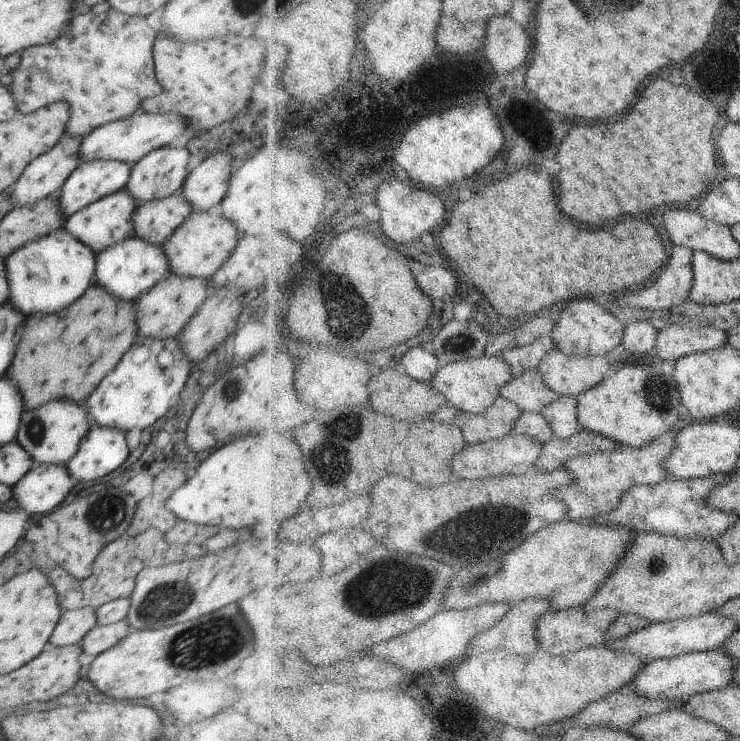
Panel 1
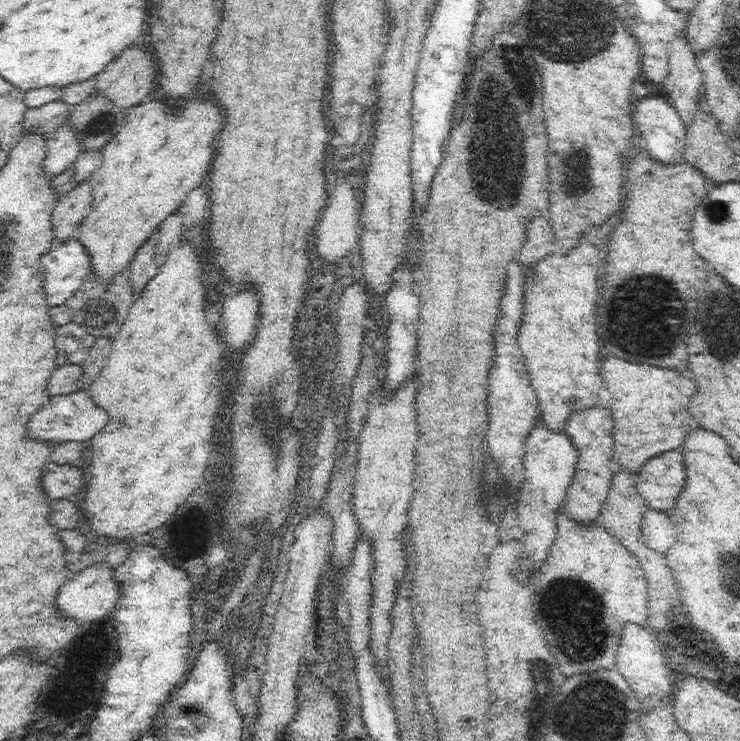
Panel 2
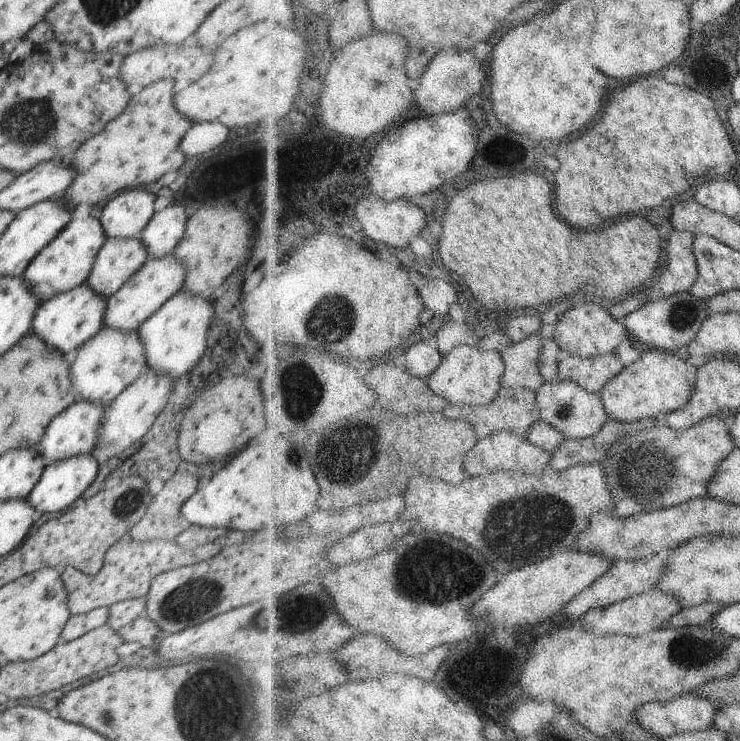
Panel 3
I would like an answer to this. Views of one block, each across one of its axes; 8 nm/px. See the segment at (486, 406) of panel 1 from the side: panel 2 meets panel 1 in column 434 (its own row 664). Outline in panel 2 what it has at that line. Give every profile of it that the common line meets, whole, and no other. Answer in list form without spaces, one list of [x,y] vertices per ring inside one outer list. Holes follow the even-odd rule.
[[[414,382],[408,383],[393,399],[379,399],[380,404],[369,410],[369,415],[359,438],[359,459],[356,479],[353,484],[354,512],[359,520],[361,530],[371,534],[376,557],[374,571],[374,598],[372,609],[372,642],[371,647],[377,660],[383,666],[382,677],[388,682],[386,670],[386,644],[390,632],[388,612],[394,602],[398,580],[404,572],[404,551],[396,536],[402,532],[404,524],[409,522],[409,508],[412,494],[415,491],[415,450],[416,390]]]

